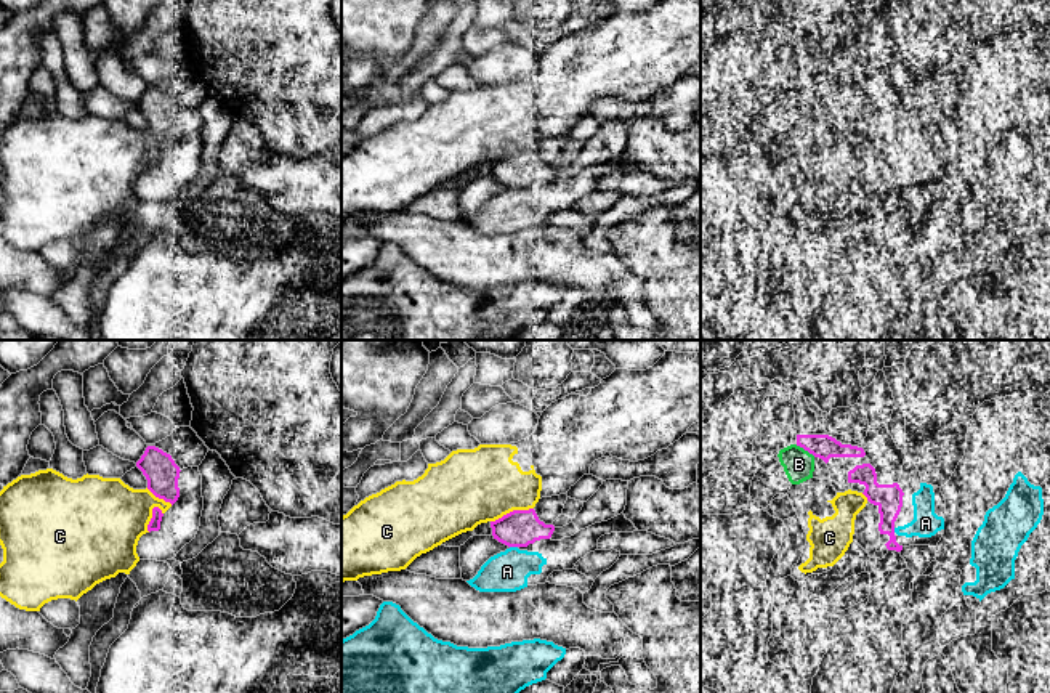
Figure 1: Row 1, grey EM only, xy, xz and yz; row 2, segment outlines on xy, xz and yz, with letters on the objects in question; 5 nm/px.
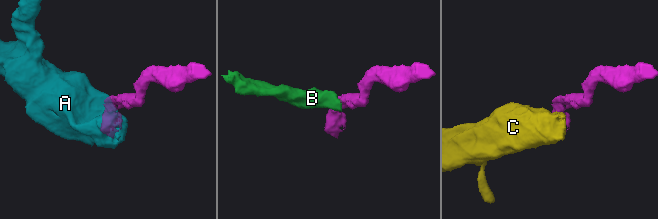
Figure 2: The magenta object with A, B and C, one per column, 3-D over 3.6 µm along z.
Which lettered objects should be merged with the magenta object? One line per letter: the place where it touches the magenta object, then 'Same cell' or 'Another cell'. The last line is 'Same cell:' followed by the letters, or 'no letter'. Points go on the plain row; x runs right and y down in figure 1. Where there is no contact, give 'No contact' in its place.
A: Touches magenta at xz (513, 186). Another cell
B: Touches magenta at yz (805, 90). Another cell
C: Touches magenta at xz (513, 151). Another cell
Same cell: no letter

